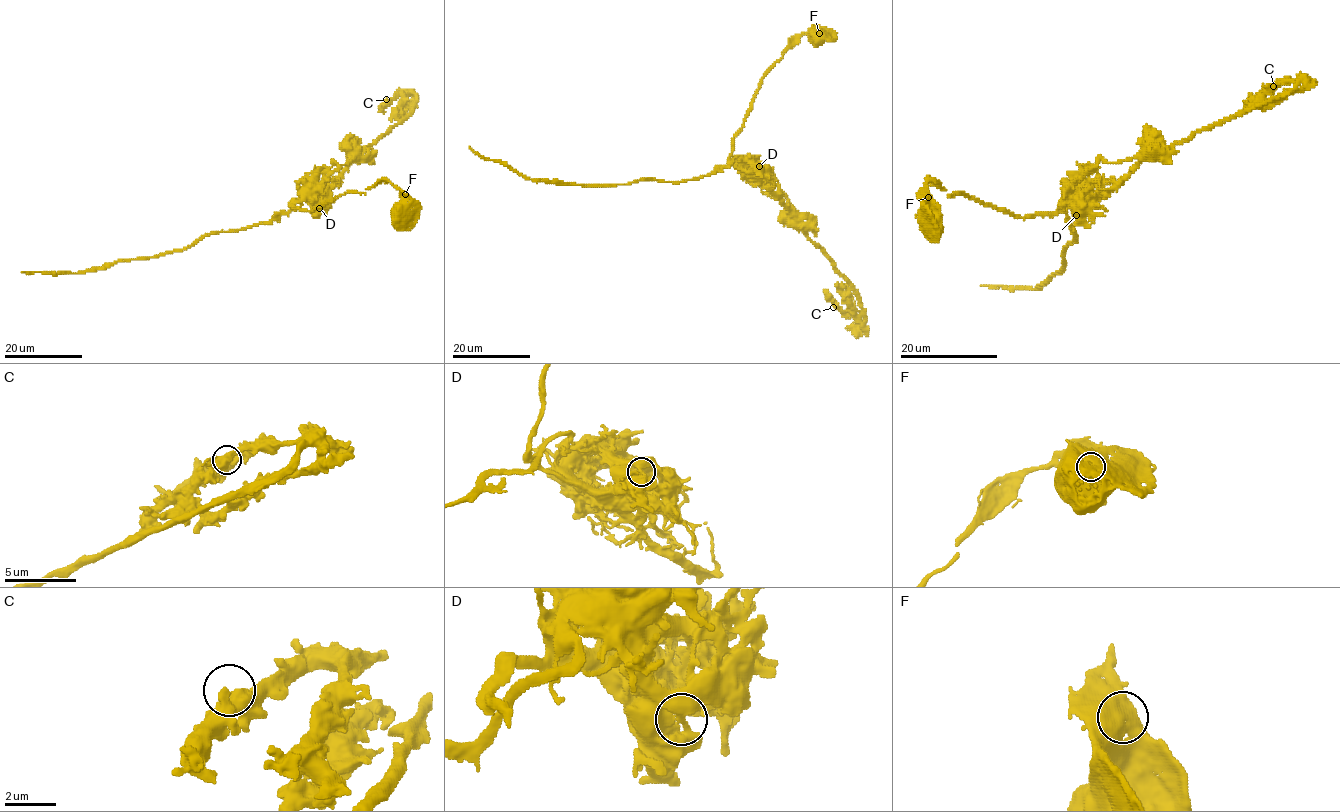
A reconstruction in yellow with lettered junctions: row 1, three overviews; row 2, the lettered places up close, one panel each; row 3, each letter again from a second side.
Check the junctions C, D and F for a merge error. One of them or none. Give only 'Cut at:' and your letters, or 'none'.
Cut at: D

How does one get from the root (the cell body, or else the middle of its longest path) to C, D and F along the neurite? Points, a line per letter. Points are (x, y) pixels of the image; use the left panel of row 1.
C: (398, 215), (401, 193), (385, 180), (312, 210), (290, 204), (329, 190), (416, 100), (414, 94), (386, 99)
D: (398, 215), (395, 206), (401, 193), (385, 180), (312, 210), (290, 204), (306, 200), (319, 208)
F: (398, 215), (395, 206), (405, 194)

